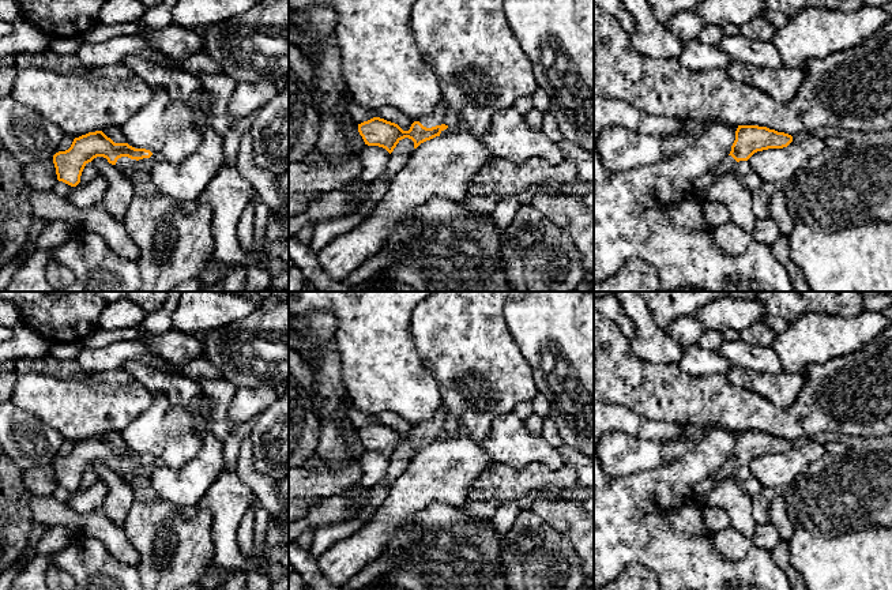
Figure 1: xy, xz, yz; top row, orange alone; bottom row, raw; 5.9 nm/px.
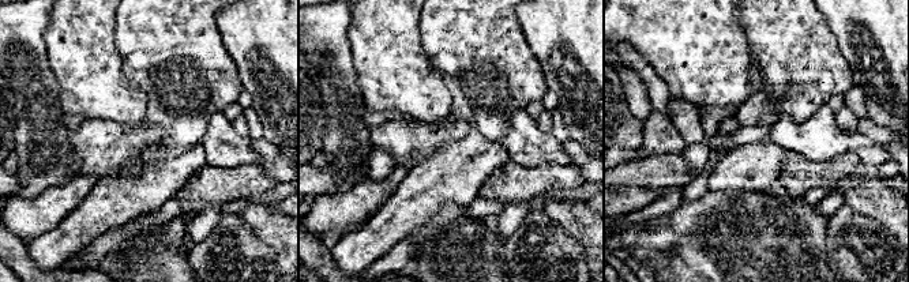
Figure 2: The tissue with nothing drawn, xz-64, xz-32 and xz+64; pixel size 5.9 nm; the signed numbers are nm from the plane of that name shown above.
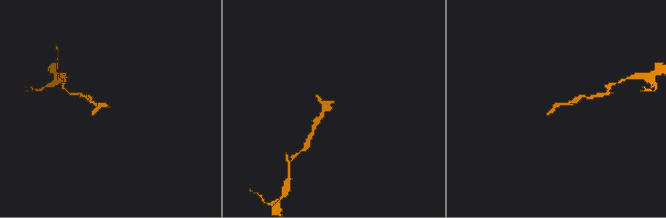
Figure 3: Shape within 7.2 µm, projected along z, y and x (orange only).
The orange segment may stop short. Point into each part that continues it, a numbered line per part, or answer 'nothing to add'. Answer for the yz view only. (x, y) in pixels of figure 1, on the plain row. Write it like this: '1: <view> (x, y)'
1: yz (729, 468)

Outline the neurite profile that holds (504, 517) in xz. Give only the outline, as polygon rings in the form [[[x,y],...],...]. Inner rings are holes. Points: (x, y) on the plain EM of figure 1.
[[[520,501],[504,503],[496,510],[490,523],[500,535],[505,535],[522,511]]]

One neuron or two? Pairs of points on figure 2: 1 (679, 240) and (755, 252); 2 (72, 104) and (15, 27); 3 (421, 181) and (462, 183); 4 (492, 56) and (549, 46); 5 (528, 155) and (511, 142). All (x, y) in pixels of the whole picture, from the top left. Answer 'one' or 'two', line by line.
1: one
2: two
3: one
4: two
5: one

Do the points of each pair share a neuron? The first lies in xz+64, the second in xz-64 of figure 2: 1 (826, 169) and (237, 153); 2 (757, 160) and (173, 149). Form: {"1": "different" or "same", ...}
{"1": "different", "2": "different"}

